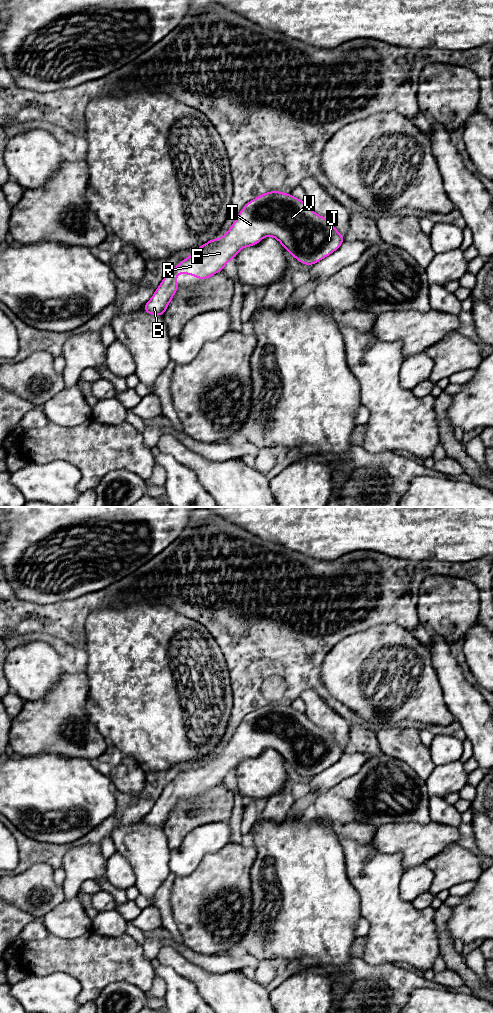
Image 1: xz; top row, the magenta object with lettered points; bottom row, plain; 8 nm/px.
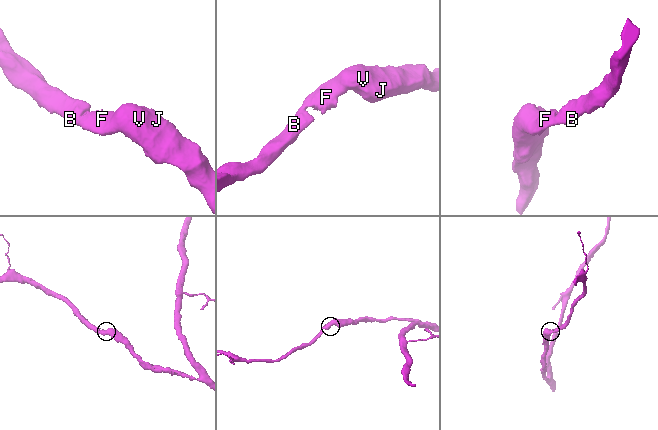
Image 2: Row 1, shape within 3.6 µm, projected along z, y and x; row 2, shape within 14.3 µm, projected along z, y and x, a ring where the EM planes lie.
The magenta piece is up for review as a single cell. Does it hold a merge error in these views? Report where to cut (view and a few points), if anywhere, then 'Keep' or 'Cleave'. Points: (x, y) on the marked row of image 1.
No split. Keep

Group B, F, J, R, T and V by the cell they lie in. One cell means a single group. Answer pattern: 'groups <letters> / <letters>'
groups B F J R T V

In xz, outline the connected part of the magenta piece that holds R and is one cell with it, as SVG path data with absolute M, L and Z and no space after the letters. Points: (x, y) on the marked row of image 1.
M269 191L250 200L240 211L230 229L223 237L213 238L197 248L188 258L168 271L151 299L143 306L149 315L164 315L169 303L180 287L177 274L189 274L200 280L207 279L224 270L224 266L235 258L244 247L258 244L264 237L272 236L303 265L314 265L335 252L345 241L344 237L327 218L316 214L304 201L291 193Z

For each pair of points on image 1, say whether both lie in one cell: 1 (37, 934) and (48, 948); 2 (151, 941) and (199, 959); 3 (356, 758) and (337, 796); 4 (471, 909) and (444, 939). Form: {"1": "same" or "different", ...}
{"1": "different", "2": "same", "3": "different", "4": "different"}

